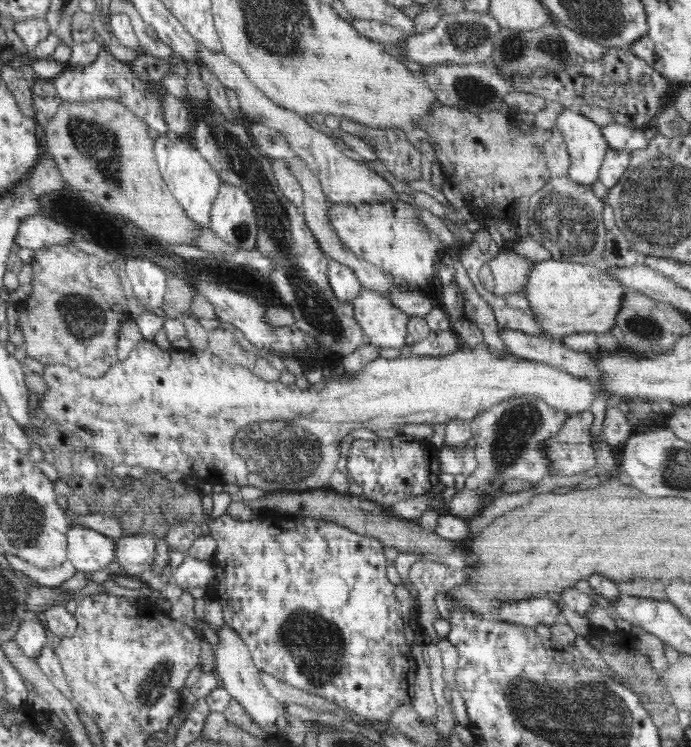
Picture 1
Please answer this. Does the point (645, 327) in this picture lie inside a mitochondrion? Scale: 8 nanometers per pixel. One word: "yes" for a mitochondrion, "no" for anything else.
yes

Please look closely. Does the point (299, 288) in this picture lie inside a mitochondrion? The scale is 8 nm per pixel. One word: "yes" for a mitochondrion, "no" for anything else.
yes

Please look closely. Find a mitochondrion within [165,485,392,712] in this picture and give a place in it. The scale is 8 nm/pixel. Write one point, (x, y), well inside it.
(316, 645)

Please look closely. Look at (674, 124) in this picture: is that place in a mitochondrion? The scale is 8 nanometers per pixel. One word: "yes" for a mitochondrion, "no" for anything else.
yes

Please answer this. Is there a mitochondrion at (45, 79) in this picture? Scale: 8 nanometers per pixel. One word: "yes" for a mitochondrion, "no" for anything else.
no

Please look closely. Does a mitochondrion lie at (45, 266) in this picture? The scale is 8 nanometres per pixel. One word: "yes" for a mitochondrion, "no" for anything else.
no

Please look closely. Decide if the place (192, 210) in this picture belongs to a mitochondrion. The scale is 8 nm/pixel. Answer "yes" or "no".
no

